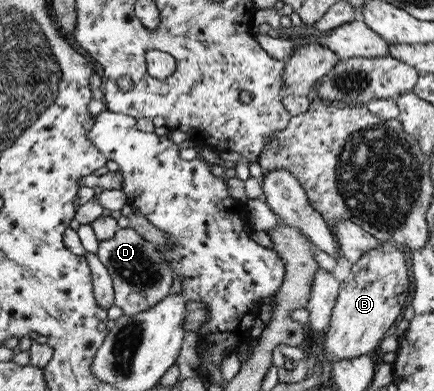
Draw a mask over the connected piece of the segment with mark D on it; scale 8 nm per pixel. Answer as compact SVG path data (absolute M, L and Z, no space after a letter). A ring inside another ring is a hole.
M129 227L120 228L109 239L98 241L96 256L112 279L113 305L121 309L122 315L148 310L169 293L174 275L160 248Z

